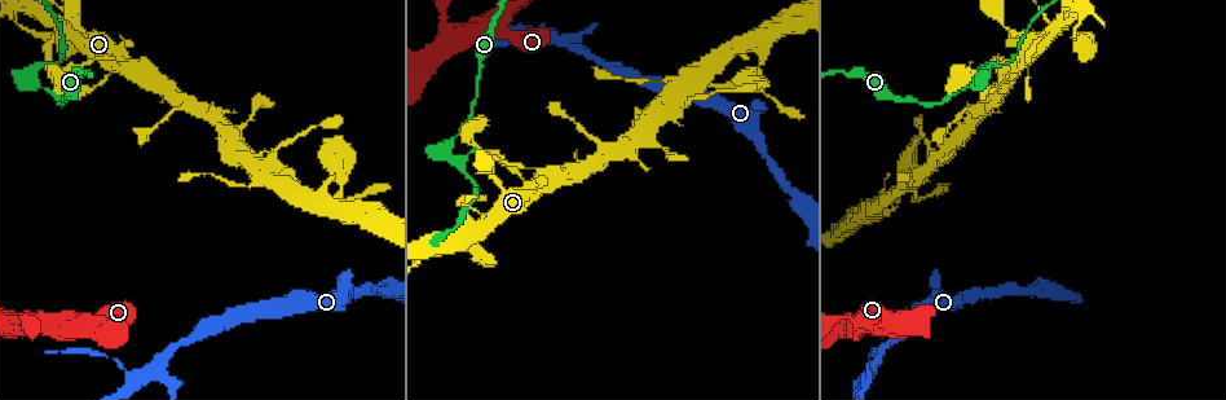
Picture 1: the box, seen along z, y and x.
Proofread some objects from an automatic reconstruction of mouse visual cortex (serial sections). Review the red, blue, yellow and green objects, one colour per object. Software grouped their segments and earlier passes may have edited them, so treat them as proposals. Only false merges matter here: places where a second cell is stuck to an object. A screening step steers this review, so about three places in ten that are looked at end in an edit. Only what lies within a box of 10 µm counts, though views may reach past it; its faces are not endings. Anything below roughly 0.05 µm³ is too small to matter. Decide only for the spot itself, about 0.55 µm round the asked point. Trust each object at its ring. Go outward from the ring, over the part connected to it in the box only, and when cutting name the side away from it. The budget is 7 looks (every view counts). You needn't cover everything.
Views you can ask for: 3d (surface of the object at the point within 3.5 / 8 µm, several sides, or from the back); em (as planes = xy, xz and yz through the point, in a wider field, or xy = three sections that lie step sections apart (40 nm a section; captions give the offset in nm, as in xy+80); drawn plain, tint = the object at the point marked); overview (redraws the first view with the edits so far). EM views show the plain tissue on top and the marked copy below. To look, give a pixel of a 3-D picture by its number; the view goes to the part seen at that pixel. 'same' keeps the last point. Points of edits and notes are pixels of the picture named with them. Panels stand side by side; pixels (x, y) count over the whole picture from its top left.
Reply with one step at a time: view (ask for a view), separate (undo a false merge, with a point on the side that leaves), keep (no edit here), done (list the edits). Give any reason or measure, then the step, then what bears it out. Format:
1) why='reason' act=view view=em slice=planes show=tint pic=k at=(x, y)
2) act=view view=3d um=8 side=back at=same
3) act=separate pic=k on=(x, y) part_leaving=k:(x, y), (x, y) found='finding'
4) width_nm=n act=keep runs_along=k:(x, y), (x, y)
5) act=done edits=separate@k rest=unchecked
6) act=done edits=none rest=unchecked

why='thin neck' act=view view=3d um=3.5 pic=1 at=(478, 85)

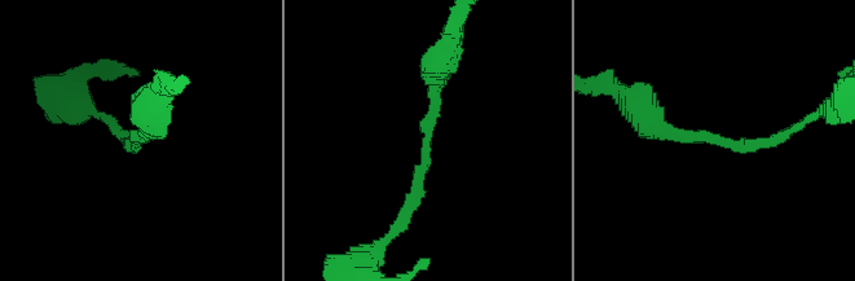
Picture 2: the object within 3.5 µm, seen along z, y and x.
act=keep found='all the same cell'

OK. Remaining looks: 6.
why='sharp bend' act=view view=3d um=3.5 pic=1 at=(992, 61)

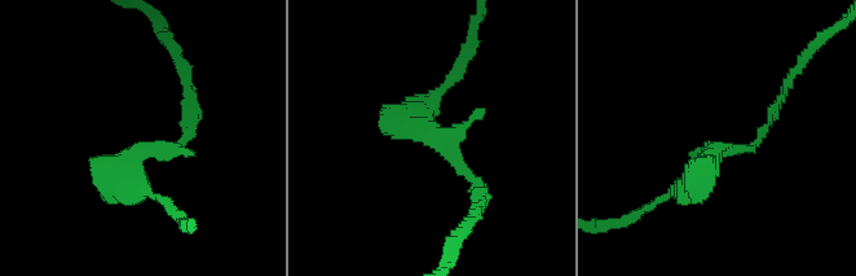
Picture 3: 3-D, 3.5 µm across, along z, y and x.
why='now the EM' act=view view=em slice=xy step=5 show=tint pic=3 at=(152, 148)

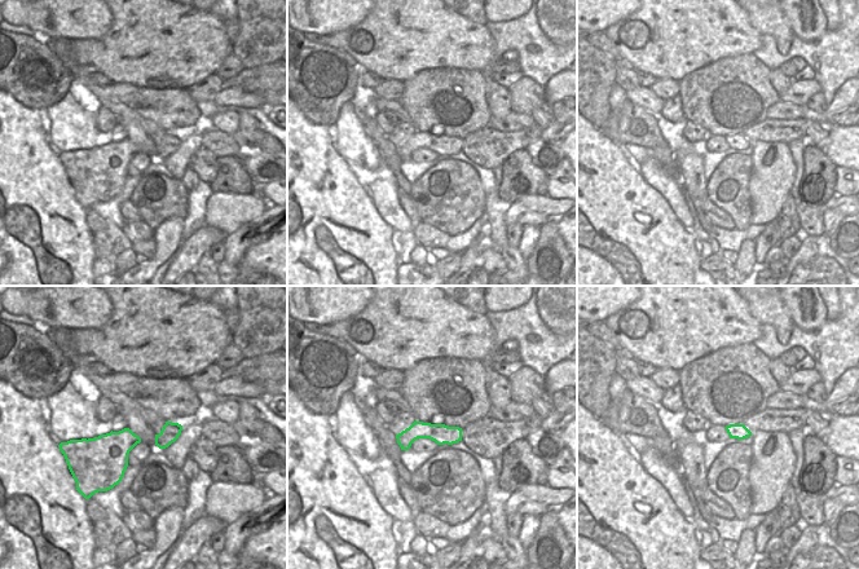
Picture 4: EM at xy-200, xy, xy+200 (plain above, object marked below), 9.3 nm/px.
act=keep runs_along=4:(458, 431), (413, 432), (400, 440) found='one cell here'

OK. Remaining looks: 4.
act=view view=em slice=xy step=2 show=tint pic=1 at=(1055, 28)

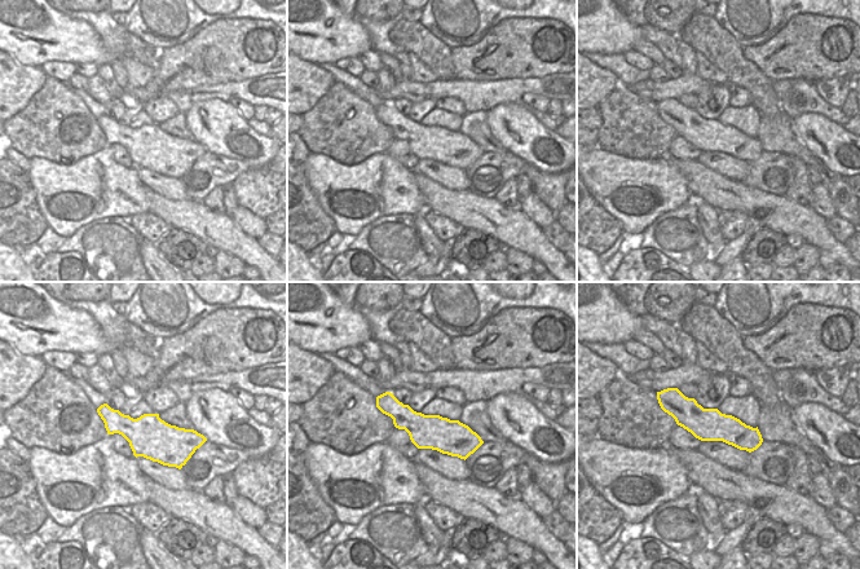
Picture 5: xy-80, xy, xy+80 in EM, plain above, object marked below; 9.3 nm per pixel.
why='wider look' act=view view=3d um=3.5 at=same

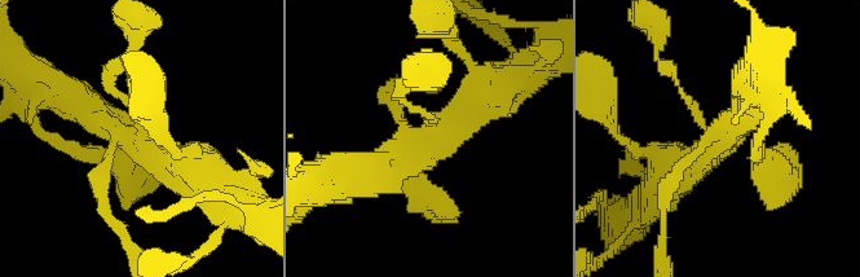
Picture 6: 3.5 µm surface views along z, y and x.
act=keep runs_along=5:(384, 398), (424, 431), (477, 442) found='one cell here'

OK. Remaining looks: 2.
act=done edits=none rest=unchecked

